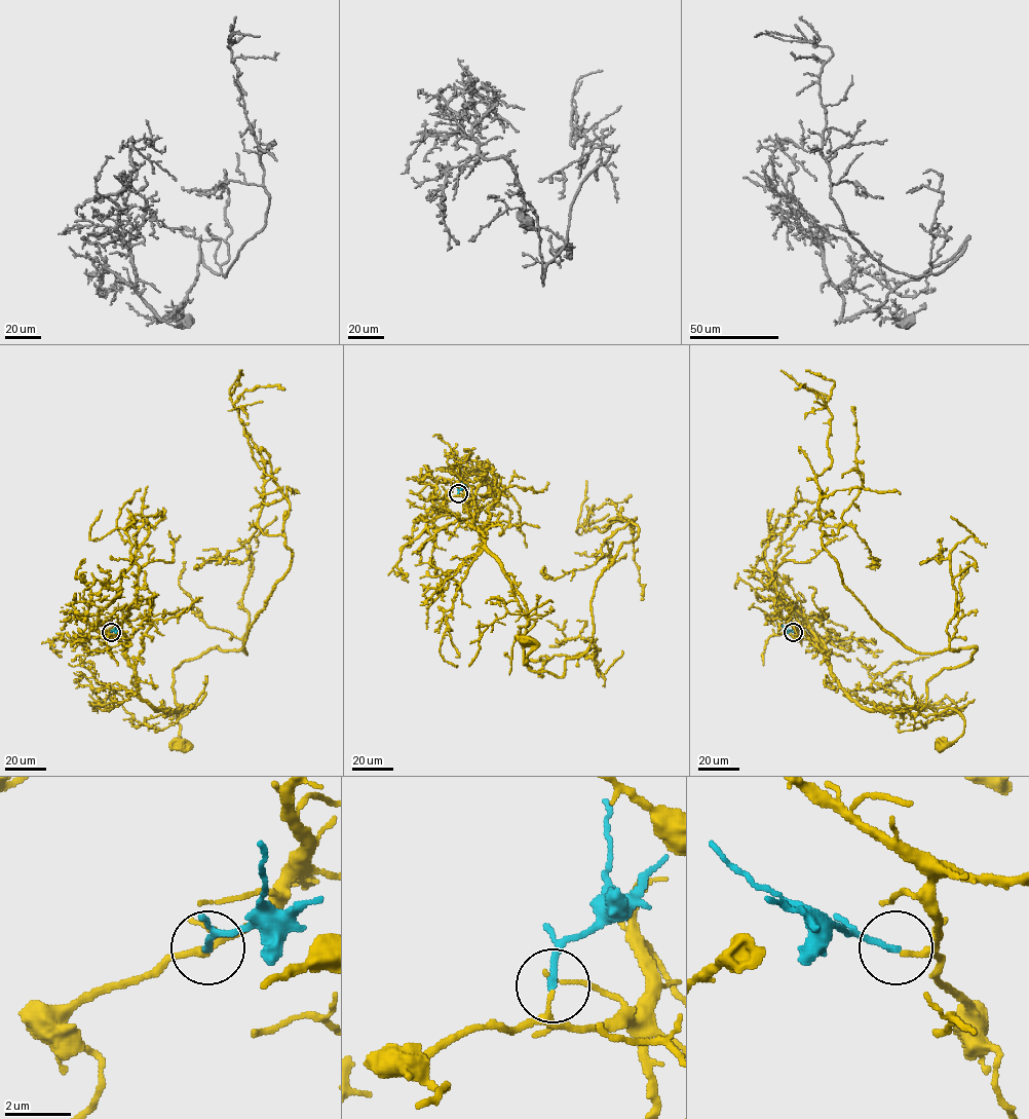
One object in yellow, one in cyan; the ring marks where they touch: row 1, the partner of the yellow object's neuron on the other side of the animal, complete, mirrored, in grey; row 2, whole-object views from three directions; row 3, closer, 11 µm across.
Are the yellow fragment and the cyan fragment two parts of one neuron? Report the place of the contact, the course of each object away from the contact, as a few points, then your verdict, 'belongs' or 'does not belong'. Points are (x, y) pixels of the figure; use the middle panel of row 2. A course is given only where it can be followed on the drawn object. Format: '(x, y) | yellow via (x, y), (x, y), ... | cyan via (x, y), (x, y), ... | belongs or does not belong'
(458, 493) | yellow via (458, 493), (527, 620), (525, 664), (532, 645), (526, 639) | cyan via (458, 493), (461, 481) | does not belong

